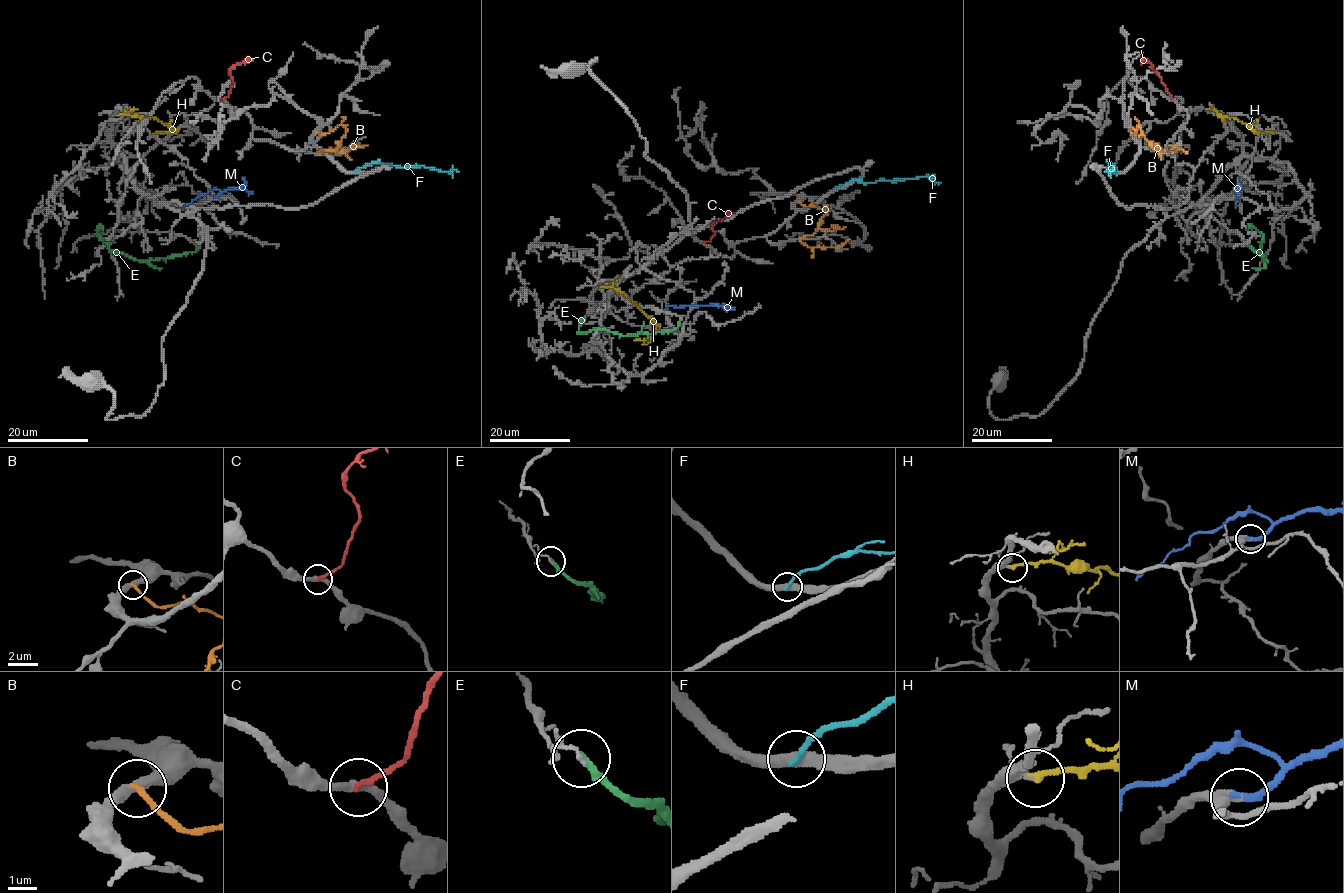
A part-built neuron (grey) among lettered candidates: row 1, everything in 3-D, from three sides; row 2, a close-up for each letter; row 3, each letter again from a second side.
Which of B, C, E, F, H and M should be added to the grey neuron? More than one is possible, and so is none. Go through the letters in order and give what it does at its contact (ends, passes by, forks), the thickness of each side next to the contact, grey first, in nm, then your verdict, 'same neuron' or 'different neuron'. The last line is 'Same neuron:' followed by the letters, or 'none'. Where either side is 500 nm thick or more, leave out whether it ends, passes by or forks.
B: it ends; calibres 360 and 220 nm; different neuron
C: it ends; calibres 280 and 190 nm; different neuron
E: it ends; calibres 110 and 300 nm; different neuron
F: it ends; calibres 360 and 200 nm; different neuron
H: it ends; calibres 240 and 220 nm; different neuron
M: it ends; calibres 280 and 280 nm; same neuron
Same neuron: M

